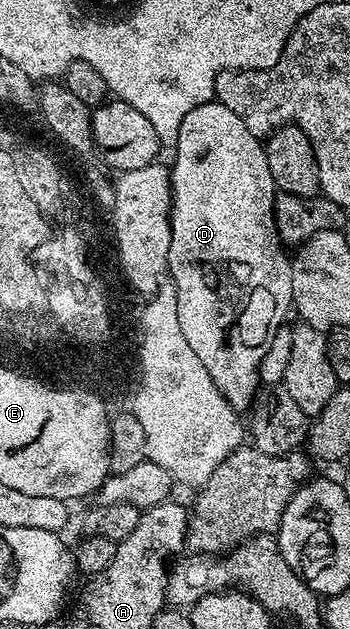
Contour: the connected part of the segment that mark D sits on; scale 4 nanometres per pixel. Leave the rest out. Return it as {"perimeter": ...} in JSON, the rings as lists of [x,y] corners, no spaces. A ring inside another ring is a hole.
{"perimeter":[[[216,100],[204,102],[185,118],[175,143],[176,150],[177,159],[171,162],[171,181],[173,183],[171,223],[173,236],[167,259],[167,274],[168,277],[173,277],[171,285],[177,292],[179,328],[183,328],[183,336],[187,339],[187,344],[191,344],[195,356],[199,356],[199,361],[207,368],[218,393],[225,398],[234,411],[240,412],[240,410],[245,409],[245,411],[248,411],[258,397],[257,385],[261,382],[261,361],[265,358],[265,349],[276,340],[277,329],[284,324],[285,317],[291,314],[291,307],[293,306],[291,258],[289,254],[284,254],[286,251],[283,249],[283,243],[277,233],[273,177],[269,171],[262,139],[255,137],[247,129],[247,124],[243,124],[243,120],[239,120],[239,116],[235,116],[235,112],[231,112],[231,108],[227,108],[222,102]]]}

